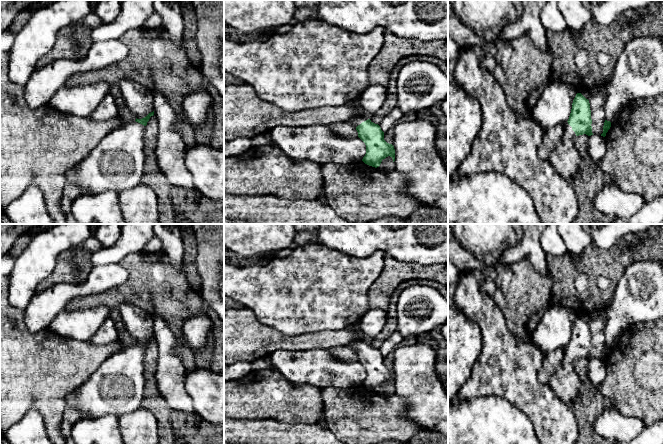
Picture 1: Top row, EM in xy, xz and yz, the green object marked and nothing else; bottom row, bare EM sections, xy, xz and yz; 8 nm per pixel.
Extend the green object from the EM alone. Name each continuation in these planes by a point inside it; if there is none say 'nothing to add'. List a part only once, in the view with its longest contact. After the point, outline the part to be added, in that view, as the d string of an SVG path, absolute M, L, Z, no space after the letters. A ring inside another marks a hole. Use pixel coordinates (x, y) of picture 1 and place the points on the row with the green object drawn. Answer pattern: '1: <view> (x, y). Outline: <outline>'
1: yz (565, 158). Outline: M566 122L563 125L563 135L548 157L555 171L567 182L571 183L581 171L581 156L574 142L576 134Z

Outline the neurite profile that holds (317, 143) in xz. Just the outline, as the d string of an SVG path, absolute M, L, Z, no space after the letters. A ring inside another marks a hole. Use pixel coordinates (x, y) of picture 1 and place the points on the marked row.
M330 125L276 126L270 131L270 136L272 143L295 162L314 162L319 165L325 163L351 164L362 161L366 154L366 145L359 137L338 136L332 132Z

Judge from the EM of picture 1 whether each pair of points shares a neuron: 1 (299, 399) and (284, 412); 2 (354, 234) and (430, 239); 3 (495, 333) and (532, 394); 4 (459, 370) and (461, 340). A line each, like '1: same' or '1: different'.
1: same
2: same
3: same
4: same

